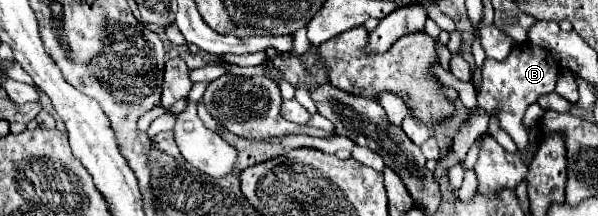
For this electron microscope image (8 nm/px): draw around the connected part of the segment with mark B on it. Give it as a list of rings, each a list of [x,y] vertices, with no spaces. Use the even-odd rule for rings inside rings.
[[[529,42],[523,46],[515,46],[513,52],[501,62],[497,62],[493,58],[485,58],[485,62],[483,62],[483,68],[481,68],[483,80],[481,80],[481,88],[477,92],[477,104],[489,116],[497,118],[499,126],[513,138],[513,142],[517,144],[521,154],[527,154],[531,148],[529,134],[527,134],[525,126],[521,124],[521,118],[529,104],[537,102],[541,96],[555,90],[557,74],[559,74],[559,64],[553,60],[553,56],[547,50],[533,46]]]

